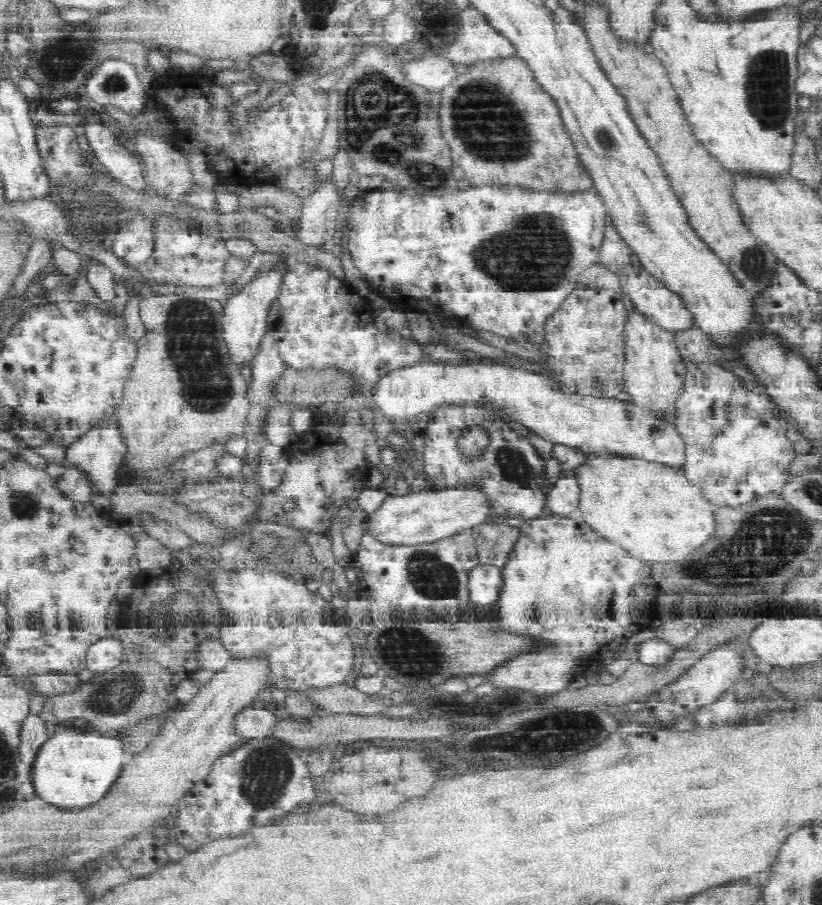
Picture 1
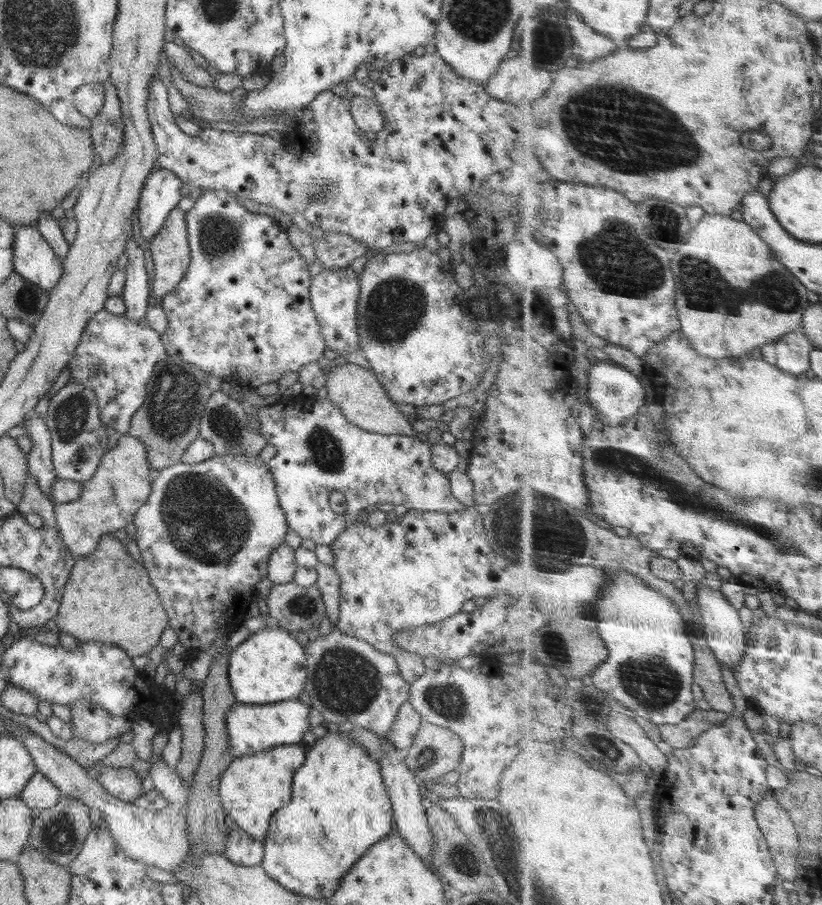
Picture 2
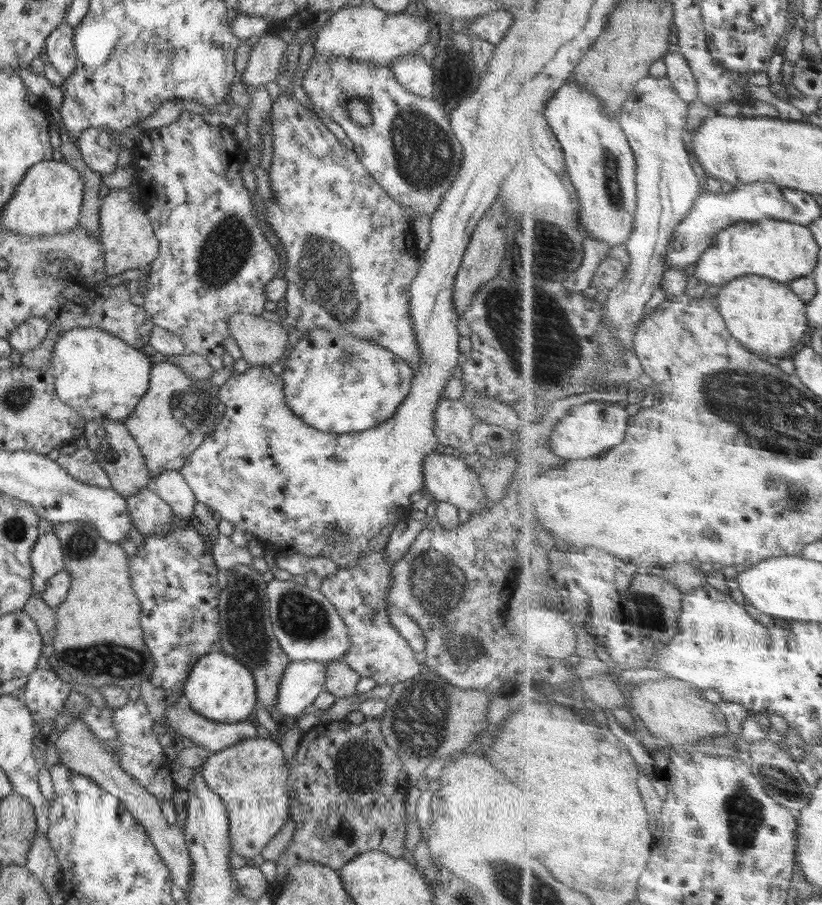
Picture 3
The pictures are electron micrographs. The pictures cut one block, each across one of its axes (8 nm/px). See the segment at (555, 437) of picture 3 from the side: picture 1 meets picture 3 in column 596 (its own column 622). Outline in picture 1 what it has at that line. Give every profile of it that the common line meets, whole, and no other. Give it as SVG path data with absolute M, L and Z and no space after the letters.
M422 360L412 366L386 372L386 375L371 387L367 402L390 420L402 424L402 420L407 422L409 418L423 415L422 412L428 413L444 402L460 403L468 402L468 400L491 404L502 411L507 422L509 419L515 420L544 440L564 444L580 452L589 453L591 456L606 454L638 458L674 469L682 469L686 464L684 441L677 428L665 421L662 416L656 416L650 412L646 407L636 406L631 400L620 401L576 394L567 395L558 389L554 381L550 381L546 374L528 372L526 369L512 369L496 363L490 365L483 361L473 361L463 365L448 366Z

